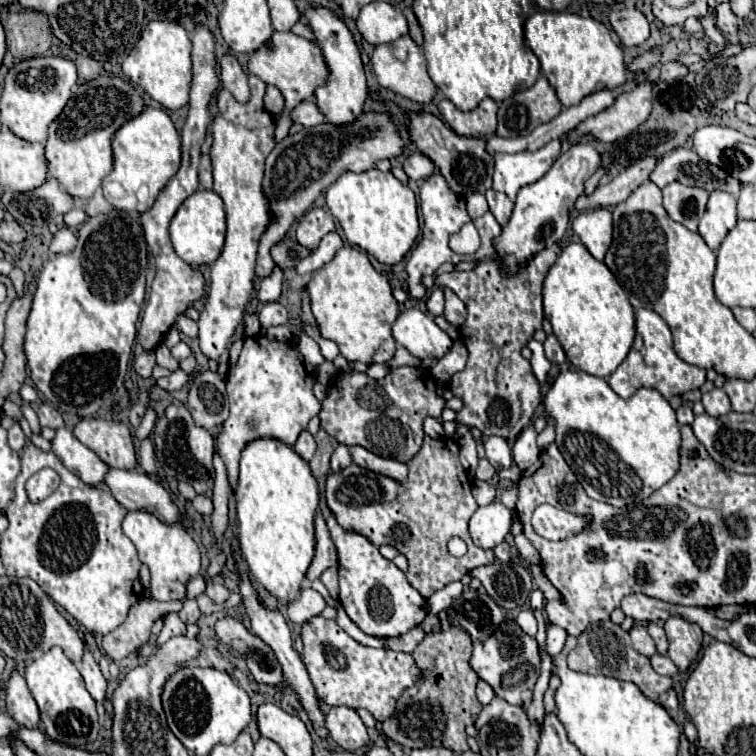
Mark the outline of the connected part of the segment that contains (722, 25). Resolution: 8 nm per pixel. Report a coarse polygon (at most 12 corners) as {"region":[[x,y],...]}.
{"region":[[728,2],[716,8],[718,28],[722,34],[734,36],[738,20]]}

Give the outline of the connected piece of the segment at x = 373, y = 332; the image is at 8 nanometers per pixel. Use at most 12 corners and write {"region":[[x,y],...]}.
{"region":[[352,246],[304,284],[322,338],[348,362],[388,362],[400,314]]}

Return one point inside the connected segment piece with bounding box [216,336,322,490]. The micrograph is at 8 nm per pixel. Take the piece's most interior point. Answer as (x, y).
(265, 367)

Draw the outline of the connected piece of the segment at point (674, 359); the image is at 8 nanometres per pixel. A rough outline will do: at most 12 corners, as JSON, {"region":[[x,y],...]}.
{"region":[[638,308],[634,344],[606,382],[620,398],[670,400],[706,370],[680,360],[654,310]]}

